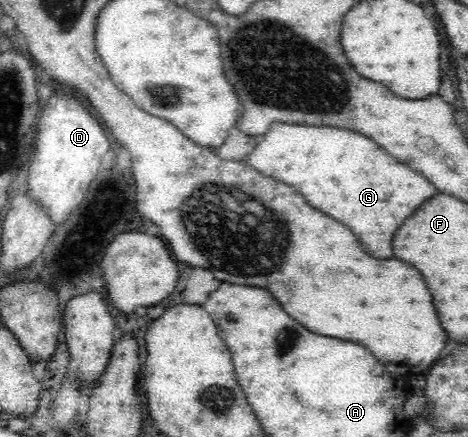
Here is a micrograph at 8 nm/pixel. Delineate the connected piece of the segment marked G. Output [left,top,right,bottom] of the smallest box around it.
[238,124,436,258]

